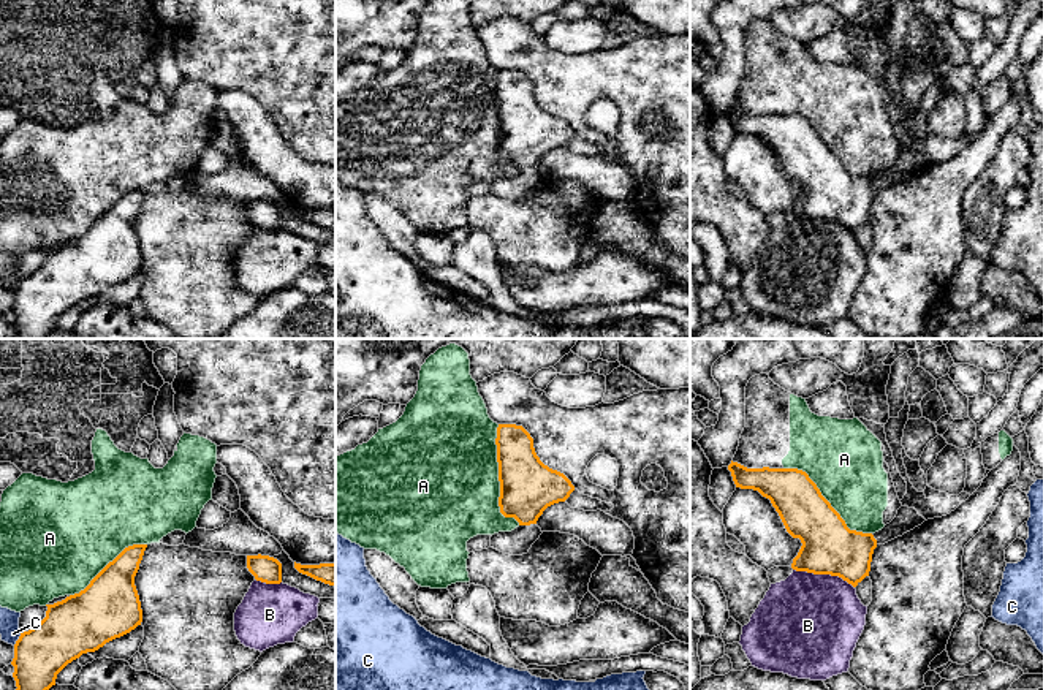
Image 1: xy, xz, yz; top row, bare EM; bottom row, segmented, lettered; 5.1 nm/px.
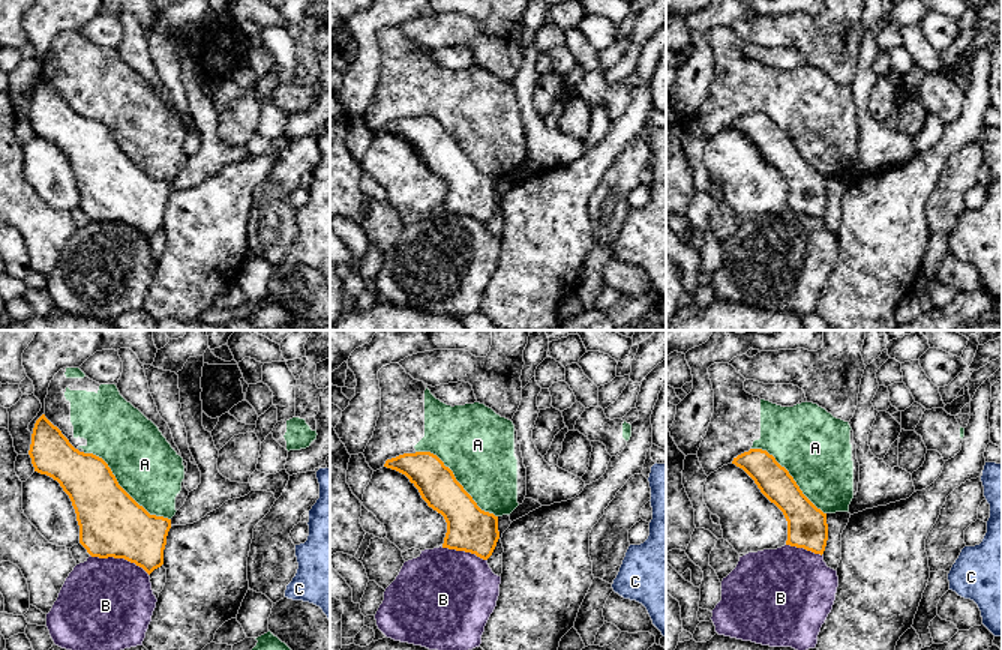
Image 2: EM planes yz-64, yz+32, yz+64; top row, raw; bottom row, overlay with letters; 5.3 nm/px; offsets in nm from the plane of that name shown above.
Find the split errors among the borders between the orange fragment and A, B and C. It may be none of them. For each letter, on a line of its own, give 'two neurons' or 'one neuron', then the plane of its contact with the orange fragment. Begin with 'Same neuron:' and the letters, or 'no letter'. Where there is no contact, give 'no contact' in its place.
Same neuron: no letter
A: two neurons; contact in xz
B: two neurons; contact in yz
C: two neurons; contact in xy

